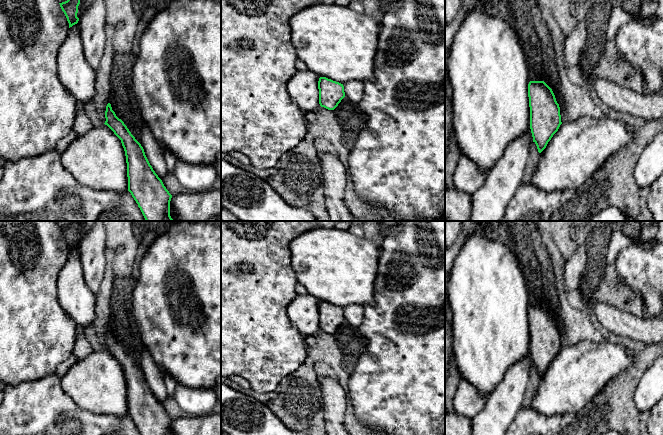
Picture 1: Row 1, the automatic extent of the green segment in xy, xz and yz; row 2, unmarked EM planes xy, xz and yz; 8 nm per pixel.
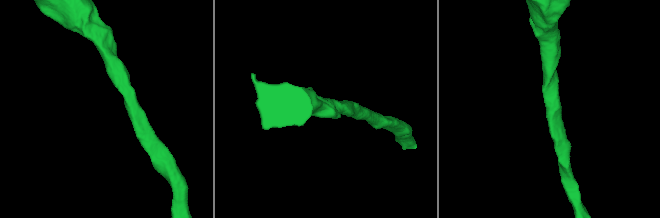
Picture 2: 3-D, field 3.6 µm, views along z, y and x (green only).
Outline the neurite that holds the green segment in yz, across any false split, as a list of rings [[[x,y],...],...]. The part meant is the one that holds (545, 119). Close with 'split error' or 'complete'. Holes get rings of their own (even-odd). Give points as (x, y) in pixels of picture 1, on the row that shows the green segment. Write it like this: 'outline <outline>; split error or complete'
outline [[[530,81],[528,97],[533,142],[541,153],[562,124],[560,107],[552,89],[544,81]]]; complete

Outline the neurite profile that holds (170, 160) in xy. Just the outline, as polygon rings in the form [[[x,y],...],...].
[[[163,149],[163,156],[169,175],[174,175],[175,167],[179,160],[167,149]]]

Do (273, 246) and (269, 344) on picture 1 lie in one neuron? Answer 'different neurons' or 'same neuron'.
same neuron

